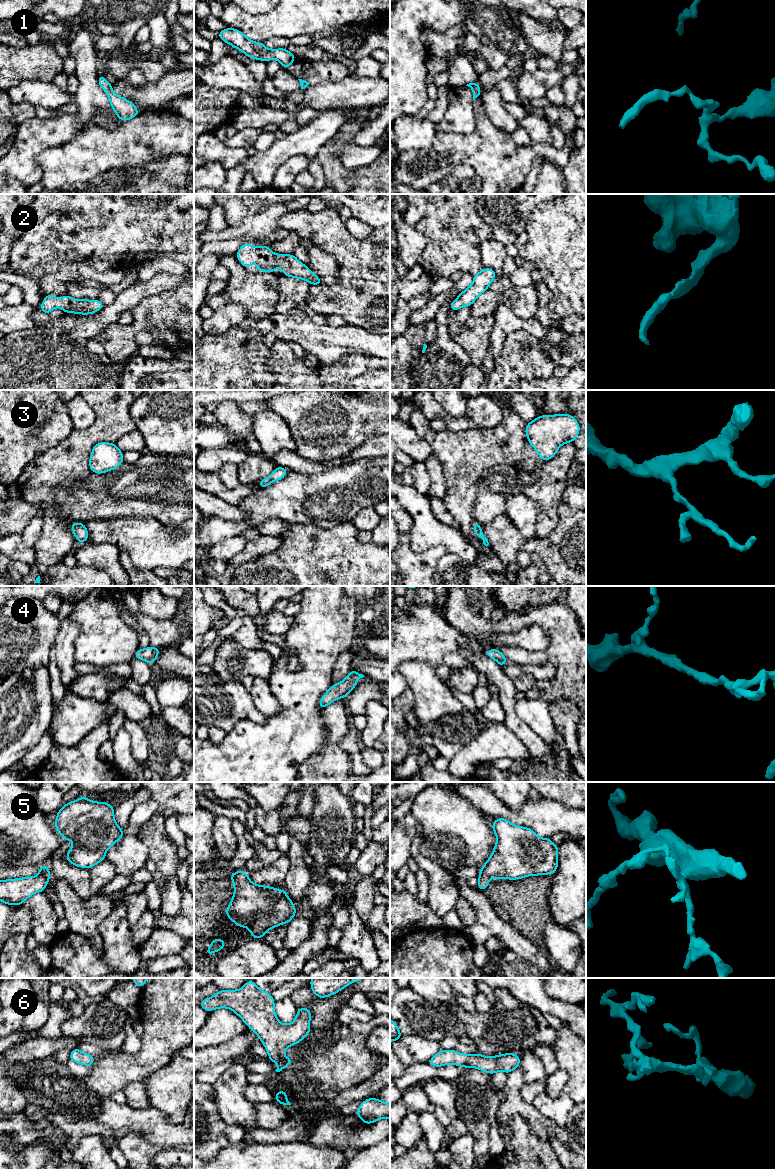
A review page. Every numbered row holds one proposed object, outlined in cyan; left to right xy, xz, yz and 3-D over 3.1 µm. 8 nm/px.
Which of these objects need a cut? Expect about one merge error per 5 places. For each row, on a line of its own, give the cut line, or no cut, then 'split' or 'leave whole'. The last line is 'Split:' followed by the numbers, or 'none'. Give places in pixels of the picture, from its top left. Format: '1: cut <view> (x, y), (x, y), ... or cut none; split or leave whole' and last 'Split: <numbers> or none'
1: cut none; leave whole
2: cut none; leave whole
3: cut none; leave whole
4: cut none; leave whole
5: cut none; leave whole
6: cut none; leave whole
Split: none

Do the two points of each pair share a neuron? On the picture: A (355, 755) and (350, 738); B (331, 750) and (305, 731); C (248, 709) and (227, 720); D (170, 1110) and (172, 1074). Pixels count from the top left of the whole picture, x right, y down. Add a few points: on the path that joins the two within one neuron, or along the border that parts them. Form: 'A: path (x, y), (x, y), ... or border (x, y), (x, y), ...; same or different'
A: path (353, 751), (350, 742); same
B: border (323, 721), (326, 742), (306, 759); different
C: path (243, 709), (240, 709), (232, 717); same
D: path (171, 1101), (172, 1083); same

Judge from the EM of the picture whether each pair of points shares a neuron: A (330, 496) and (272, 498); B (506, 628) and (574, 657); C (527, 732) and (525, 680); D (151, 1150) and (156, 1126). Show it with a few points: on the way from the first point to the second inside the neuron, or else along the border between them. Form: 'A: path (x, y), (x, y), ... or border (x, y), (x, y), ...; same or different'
A: path (316, 500), (286, 499); same
B: path (524, 619), (542, 619), (562, 639); same
C: border (511, 681), (516, 690); different
D: border (132, 1132), (143, 1135), (149, 1141), (159, 1146); different

